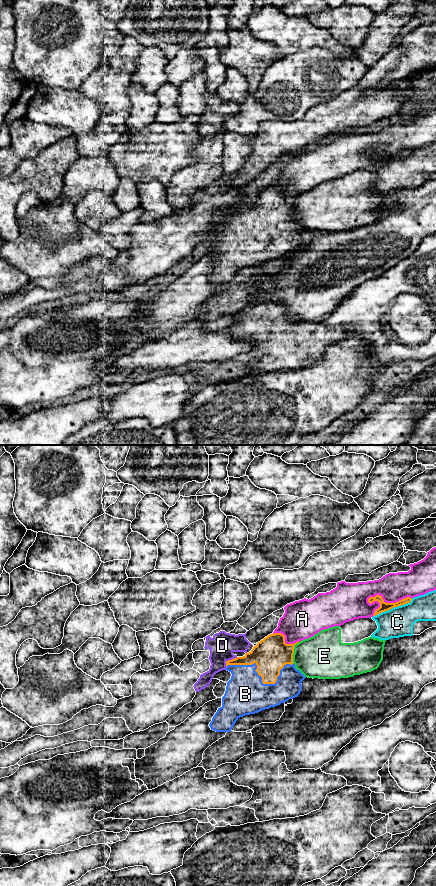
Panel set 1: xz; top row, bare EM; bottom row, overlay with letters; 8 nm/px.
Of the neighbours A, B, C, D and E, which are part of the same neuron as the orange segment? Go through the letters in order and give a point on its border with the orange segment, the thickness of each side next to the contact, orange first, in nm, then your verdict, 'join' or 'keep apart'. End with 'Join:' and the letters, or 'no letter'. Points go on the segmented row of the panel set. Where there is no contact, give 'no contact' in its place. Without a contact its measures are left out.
A: contact xz (388, 603); calibres 70 and 240 nm; keep apart
B: contact xz (261, 676); calibres 280 and 320 nm; join
C: contact xz (393, 607); calibres 70 and 240 nm; keep apart
D: contact xz (230, 660); calibres 160 and 200 nm; keep apart
E: contact xz (293, 652); calibres 280 and 360 nm; keep apart
Join: B

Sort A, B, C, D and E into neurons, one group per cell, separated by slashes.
A / B / C / D / E

